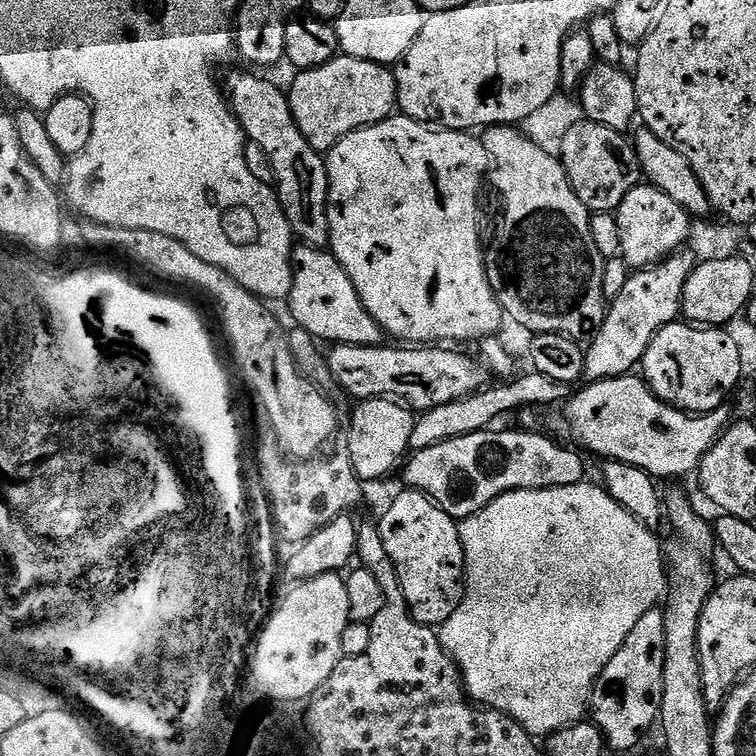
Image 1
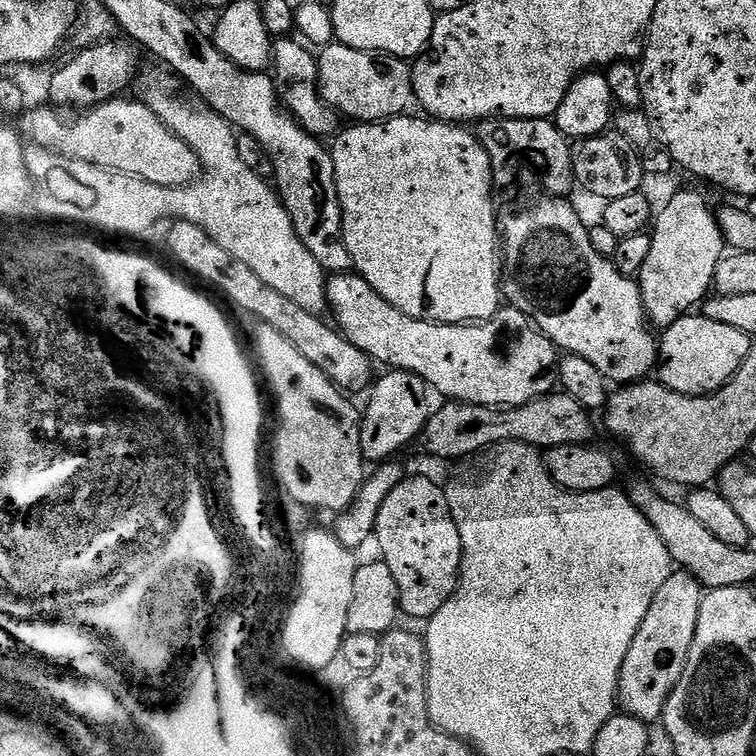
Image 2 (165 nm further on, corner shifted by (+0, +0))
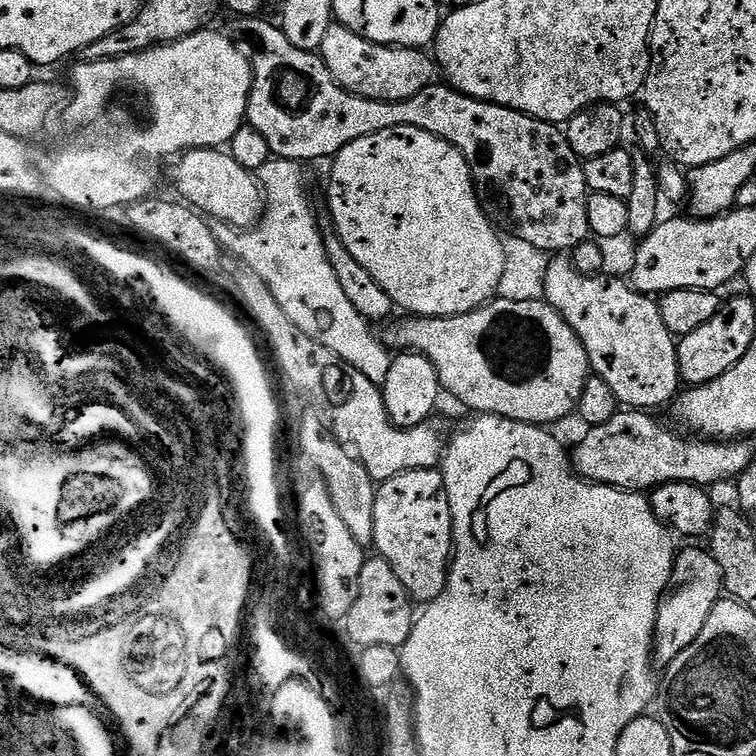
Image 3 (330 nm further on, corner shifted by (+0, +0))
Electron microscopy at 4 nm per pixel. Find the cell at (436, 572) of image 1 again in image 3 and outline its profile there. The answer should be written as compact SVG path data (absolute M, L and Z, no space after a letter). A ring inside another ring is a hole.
M415 468L383 481L376 489L374 502L374 534L372 544L377 548L379 559L390 562L398 582L406 586L413 601L427 606L431 600L438 598L448 585L448 570L454 556L452 542L452 515L450 502L444 489L444 473L436 468Z

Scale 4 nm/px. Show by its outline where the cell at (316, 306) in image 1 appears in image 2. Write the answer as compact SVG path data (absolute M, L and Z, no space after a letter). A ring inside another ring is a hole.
M341 272L327 277L326 308L329 313L332 311L333 317L331 316L331 319L334 321L340 335L344 336L354 346L358 346L358 350L365 352L369 361L376 363L377 360L378 363L385 364L383 367L388 370L413 372L415 376L426 381L433 393L441 392L444 398L447 398L449 401L462 404L481 404L482 406L513 408L514 406L522 406L531 400L536 400L539 396L546 396L557 387L558 349L556 345L552 343L550 338L546 338L546 334L542 334L542 330L529 316L522 314L522 310L518 310L517 308L511 306L501 307L496 315L478 324L435 324L434 322L426 322L418 318L410 318L410 314L402 314L402 310L390 306L390 302L386 302L386 298L382 298L382 294L378 294L378 290L374 290L374 286L370 286L370 282L366 282L360 275L353 274L352 272Z

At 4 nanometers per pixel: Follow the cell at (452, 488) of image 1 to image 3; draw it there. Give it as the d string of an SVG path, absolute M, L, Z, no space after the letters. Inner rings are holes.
M618 410L610 422L591 426L588 433L571 449L575 475L591 480L593 484L605 484L621 488L624 492L651 493L653 488L670 482L690 482L701 486L713 486L723 480L735 481L750 466L754 452L747 439L731 442L715 442L706 438L679 436L672 428L659 424L655 415L644 410Z

